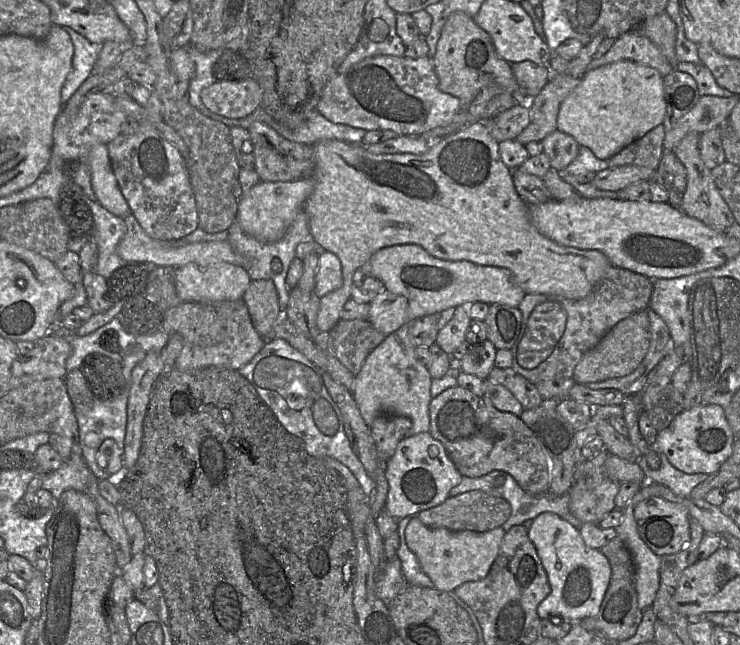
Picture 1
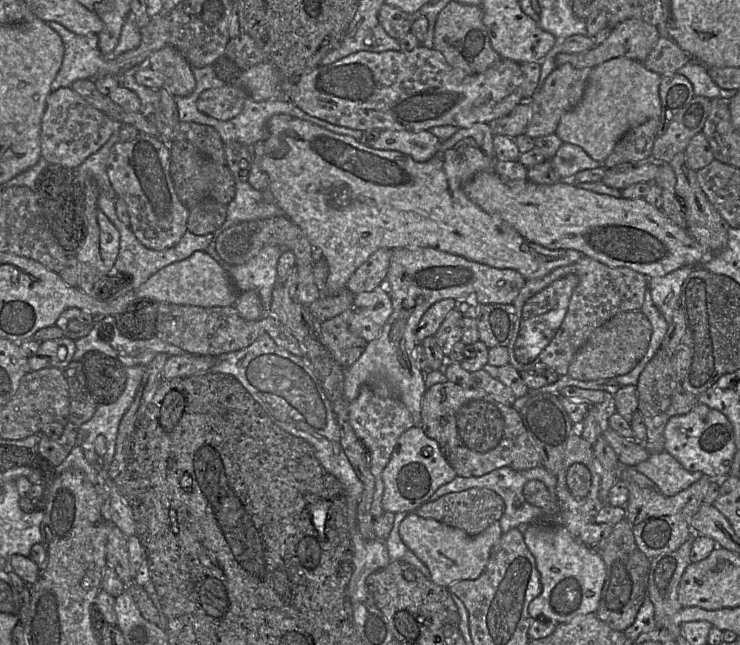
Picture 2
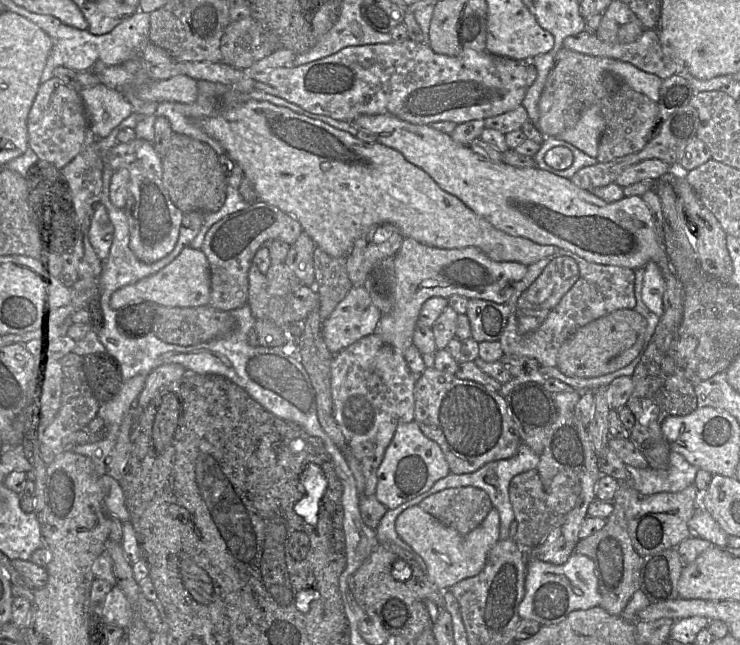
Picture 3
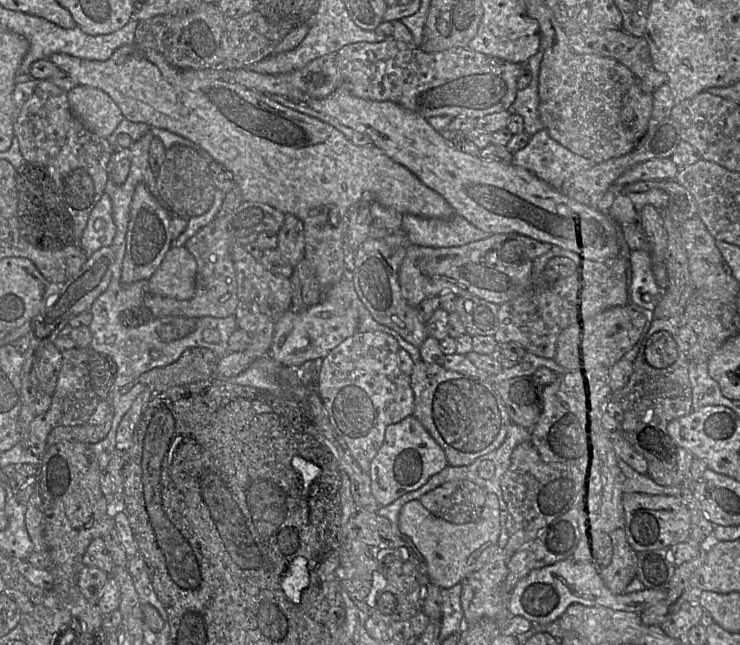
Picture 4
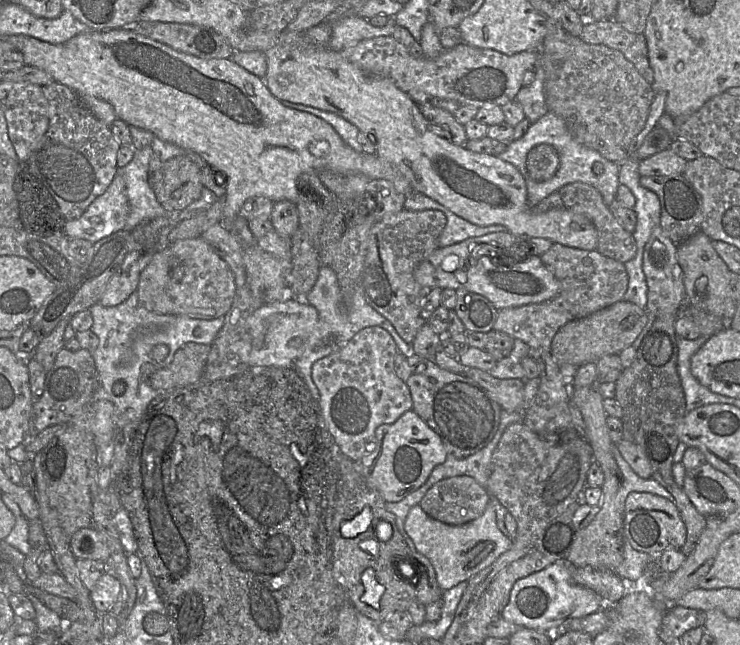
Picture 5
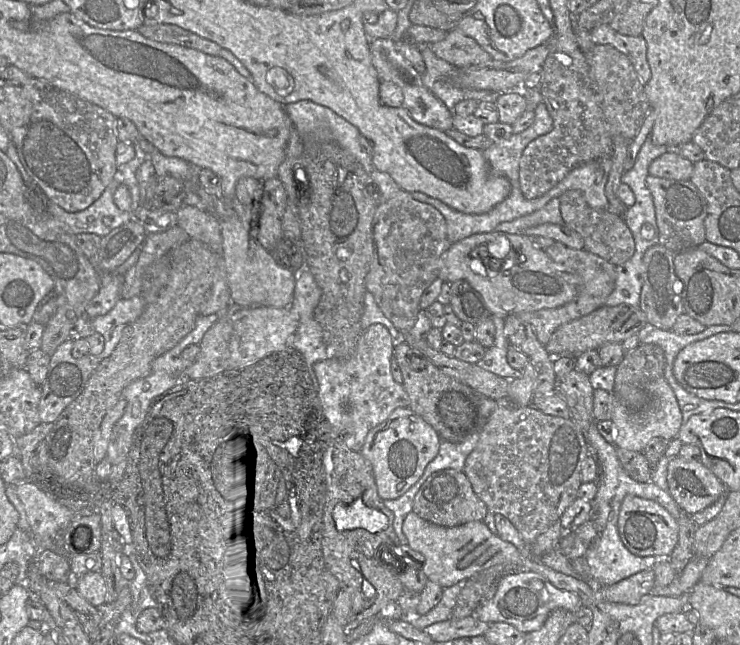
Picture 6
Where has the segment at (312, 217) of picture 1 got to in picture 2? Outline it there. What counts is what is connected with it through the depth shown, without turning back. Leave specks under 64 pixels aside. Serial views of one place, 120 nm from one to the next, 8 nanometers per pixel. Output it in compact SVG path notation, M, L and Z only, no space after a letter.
M276 114L268 122L269 137L264 141L258 141L253 145L253 158L256 155L260 158L261 168L269 176L268 190L272 193L274 203L281 209L286 217L295 223L309 240L312 247L317 247L322 251L329 266L329 275L325 284L321 287L322 295L338 296L347 288L347 283L356 269L362 265L377 250L396 249L402 247L431 247L443 252L462 256L468 260L485 264L497 269L514 269L518 271L526 280L538 279L546 276L554 269L576 263L583 256L581 252L574 249L550 250L538 244L532 243L523 238L513 227L499 216L489 214L474 204L463 192L463 185L482 171L494 171L496 160L493 148L493 137L488 123L477 123L470 128L459 129L452 137L442 141L437 153L426 162L416 162L410 156L398 151L376 150L359 143L354 138L347 135L339 135L326 130L318 125L305 120L295 118L287 114Z

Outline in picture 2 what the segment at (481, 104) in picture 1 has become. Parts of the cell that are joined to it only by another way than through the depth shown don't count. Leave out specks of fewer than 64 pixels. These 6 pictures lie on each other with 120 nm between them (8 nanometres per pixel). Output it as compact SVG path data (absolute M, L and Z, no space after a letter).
M449 2L439 12L434 29L433 48L453 68L465 74L479 74L502 60L491 46L487 28L482 21L480 6Z

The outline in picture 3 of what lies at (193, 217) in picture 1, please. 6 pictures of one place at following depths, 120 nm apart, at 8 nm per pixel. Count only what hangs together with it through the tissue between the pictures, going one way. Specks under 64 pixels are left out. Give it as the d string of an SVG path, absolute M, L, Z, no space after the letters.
M144 139L117 143L109 152L109 164L113 171L124 168L130 174L124 208L130 229L130 248L139 260L147 264L164 258L173 250L184 214L173 204L163 184L162 163L163 158L155 151L154 144Z

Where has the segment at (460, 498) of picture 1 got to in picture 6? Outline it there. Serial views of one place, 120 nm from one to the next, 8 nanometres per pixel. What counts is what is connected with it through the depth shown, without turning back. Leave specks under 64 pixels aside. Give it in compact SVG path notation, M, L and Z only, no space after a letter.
M445 469L432 473L422 484L414 498L412 512L432 524L455 527L472 521L483 521L488 509L475 494L463 471Z

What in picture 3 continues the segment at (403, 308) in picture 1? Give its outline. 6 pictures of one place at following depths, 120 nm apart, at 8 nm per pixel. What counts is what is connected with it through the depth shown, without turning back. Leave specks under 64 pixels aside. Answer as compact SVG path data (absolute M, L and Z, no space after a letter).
M353 286L330 316L322 322L322 337L336 355L356 341L373 334L383 314L363 286Z

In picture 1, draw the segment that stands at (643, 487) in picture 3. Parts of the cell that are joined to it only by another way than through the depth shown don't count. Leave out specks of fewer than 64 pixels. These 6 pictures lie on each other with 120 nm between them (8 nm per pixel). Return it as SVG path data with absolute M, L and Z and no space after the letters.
M659 454L659 457L661 463L658 469L651 469L644 455L637 460L637 463L644 471L647 481L663 484L675 495L689 497L691 491L708 477L705 473L684 473L675 468L664 454Z

